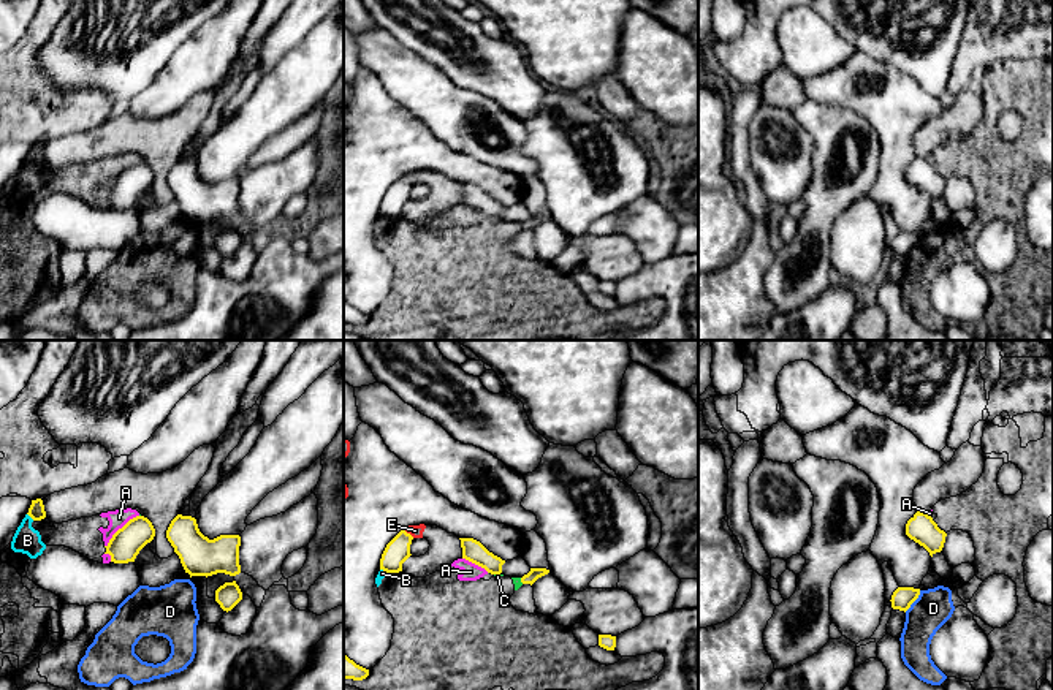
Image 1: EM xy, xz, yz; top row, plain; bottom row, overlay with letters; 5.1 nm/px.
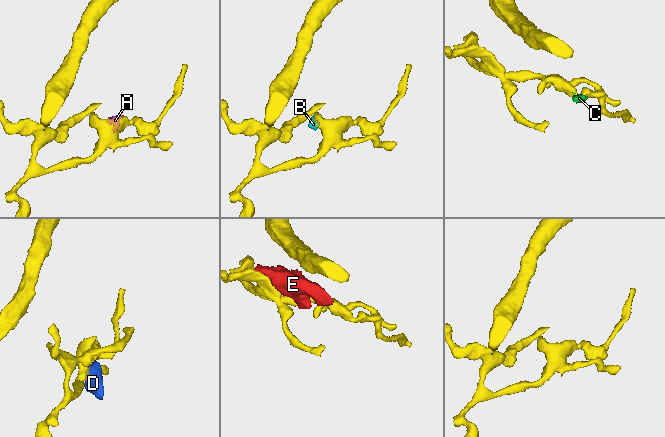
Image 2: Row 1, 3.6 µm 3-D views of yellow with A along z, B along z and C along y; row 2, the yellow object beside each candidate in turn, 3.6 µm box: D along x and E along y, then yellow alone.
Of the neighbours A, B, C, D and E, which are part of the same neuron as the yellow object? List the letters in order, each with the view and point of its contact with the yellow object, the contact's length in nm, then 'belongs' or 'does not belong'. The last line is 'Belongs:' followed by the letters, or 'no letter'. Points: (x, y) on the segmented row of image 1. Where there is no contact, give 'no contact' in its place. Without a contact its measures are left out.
A: contact xy (119, 529); length 240 nm; does not belong
B: contact xy (30, 516); length 50 nm; does not belong
C: contact xz (497, 573); length 30 nm; does not belong
D: contact yz (914, 600); length 140 nm; does not belong
E: contact xz (409, 534); length 70 nm; does not belong
Belongs: no letter

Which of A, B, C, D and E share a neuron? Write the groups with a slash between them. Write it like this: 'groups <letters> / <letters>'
groups A B C D / E

